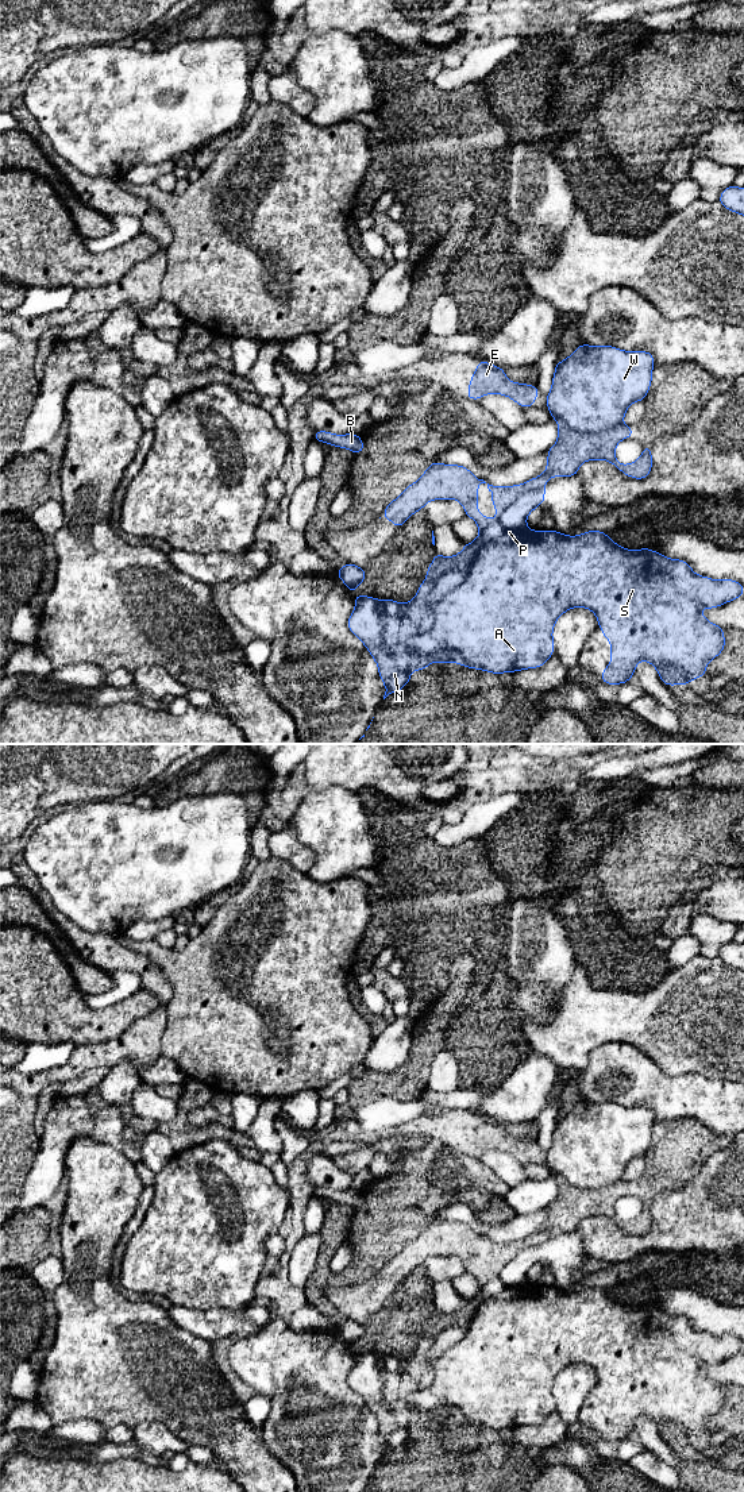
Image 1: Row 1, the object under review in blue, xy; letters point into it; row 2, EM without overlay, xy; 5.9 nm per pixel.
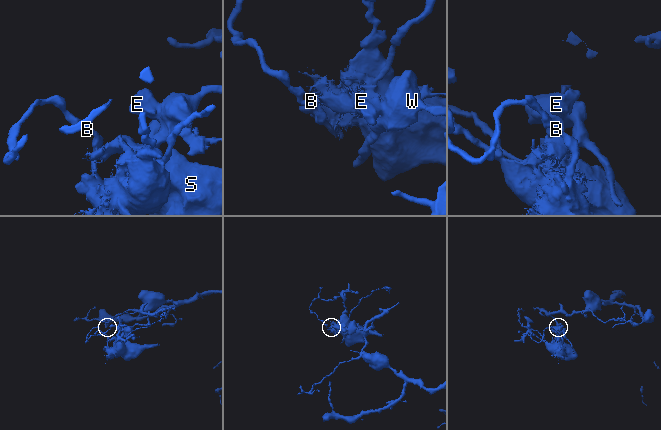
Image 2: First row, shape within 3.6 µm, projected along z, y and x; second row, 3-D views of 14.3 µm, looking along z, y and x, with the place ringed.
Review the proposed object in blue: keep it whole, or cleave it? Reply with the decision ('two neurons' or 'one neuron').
two neurons

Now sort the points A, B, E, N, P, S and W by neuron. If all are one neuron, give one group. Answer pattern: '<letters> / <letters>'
A B N P S / E W

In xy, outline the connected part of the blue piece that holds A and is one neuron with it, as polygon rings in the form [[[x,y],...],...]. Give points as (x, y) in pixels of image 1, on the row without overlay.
[[[536,1233],[535,1244],[524,1250],[517,1252],[512,1258],[504,1260],[501,1257],[501,1249],[497,1252],[494,1258],[494,1265],[500,1264],[500,1275],[497,1277],[489,1276],[482,1269],[475,1271],[475,1280],[479,1285],[478,1294],[473,1299],[464,1299],[464,1304],[455,1312],[442,1312],[435,1308],[435,1314],[429,1323],[427,1325],[427,1334],[419,1342],[416,1353],[406,1358],[400,1360],[394,1356],[377,1356],[369,1352],[355,1352],[354,1346],[366,1335],[365,1325],[358,1323],[352,1319],[346,1319],[343,1323],[336,1326],[338,1334],[344,1338],[348,1348],[355,1353],[355,1364],[348,1373],[347,1381],[351,1389],[354,1389],[367,1404],[373,1415],[378,1422],[378,1429],[381,1437],[383,1438],[386,1447],[383,1456],[401,1445],[404,1445],[410,1437],[412,1427],[425,1426],[431,1419],[448,1419],[455,1418],[459,1422],[467,1424],[483,1426],[493,1429],[496,1431],[502,1429],[516,1429],[527,1424],[541,1423],[554,1411],[554,1393],[552,1387],[556,1376],[567,1366],[573,1364],[586,1364],[590,1365],[598,1376],[598,1384],[602,1385],[602,1392],[608,1393],[610,1397],[610,1422],[602,1424],[601,1437],[606,1441],[622,1441],[632,1435],[636,1422],[640,1416],[651,1419],[663,1439],[668,1443],[672,1441],[686,1442],[690,1437],[706,1431],[706,1420],[718,1412],[725,1404],[724,1384],[712,1380],[701,1369],[702,1364],[713,1365],[722,1362],[739,1353],[744,1352],[744,1343],[740,1338],[735,1335],[721,1335],[716,1337],[708,1333],[697,1331],[687,1318],[682,1315],[668,1315],[666,1311],[655,1308],[651,1304],[640,1304],[637,1307],[627,1306],[616,1300],[605,1288],[601,1287],[587,1287],[578,1292],[567,1292],[558,1287],[533,1287],[527,1284],[528,1271],[544,1258],[546,1248],[544,1241],[550,1237],[547,1233],[540,1237]]]

